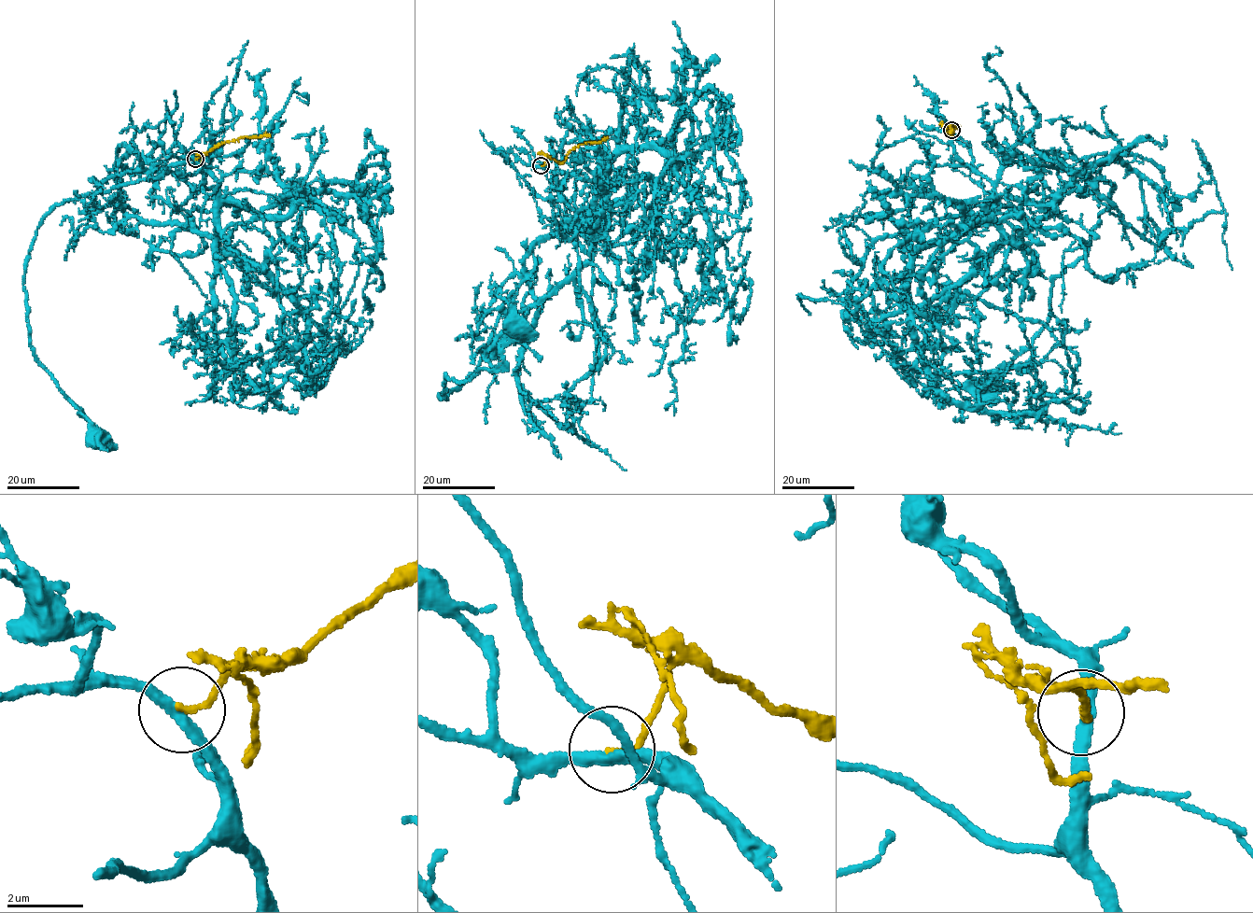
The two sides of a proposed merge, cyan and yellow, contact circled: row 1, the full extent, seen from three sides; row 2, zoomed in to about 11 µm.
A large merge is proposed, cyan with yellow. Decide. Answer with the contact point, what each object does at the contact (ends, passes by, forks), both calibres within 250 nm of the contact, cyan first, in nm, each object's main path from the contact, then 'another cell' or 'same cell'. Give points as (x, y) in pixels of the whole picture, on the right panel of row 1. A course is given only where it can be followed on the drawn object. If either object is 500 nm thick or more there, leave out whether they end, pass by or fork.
place (951, 130); cyan passes by; yellow ends; calibres 300 and 150 nm; course cyan (950, 131), (955, 156), (992, 181), (1014, 149), (1114, 185), (1090, 248), (1053, 279), (1024, 367), (981, 387); course yellow (950, 130), (947, 127), (959, 127), (950, 124), (950, 133); same cell

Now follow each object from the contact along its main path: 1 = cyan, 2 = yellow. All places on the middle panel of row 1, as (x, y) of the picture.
1: (541, 165), (581, 216), (538, 238), (475, 371), (441, 400), (445, 376), (502, 363), (515, 325)
2: (541, 165), (547, 157), (563, 161), (570, 151), (579, 145), (600, 142), (608, 137)

